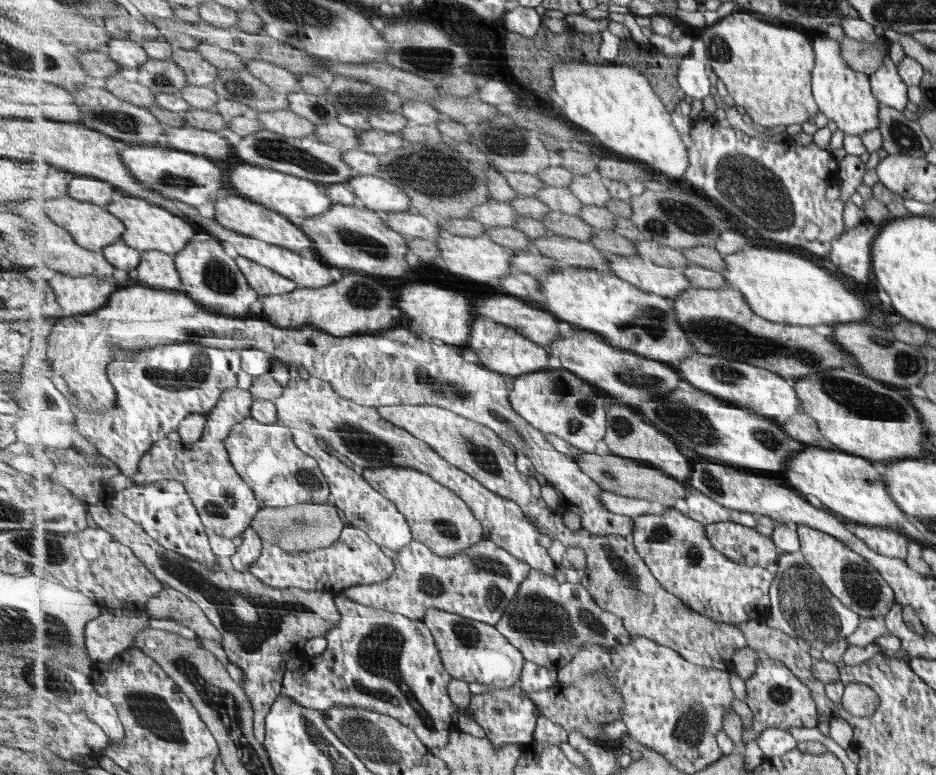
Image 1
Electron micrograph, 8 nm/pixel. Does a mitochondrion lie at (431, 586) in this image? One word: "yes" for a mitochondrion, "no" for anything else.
yes

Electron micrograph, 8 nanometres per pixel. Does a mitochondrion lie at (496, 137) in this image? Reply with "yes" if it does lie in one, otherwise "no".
yes

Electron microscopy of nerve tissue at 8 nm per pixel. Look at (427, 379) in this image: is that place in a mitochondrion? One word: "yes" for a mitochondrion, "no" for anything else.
no

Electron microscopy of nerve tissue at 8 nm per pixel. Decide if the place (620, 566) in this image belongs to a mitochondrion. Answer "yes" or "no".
yes

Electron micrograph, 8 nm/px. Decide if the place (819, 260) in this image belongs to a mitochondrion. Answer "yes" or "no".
no

